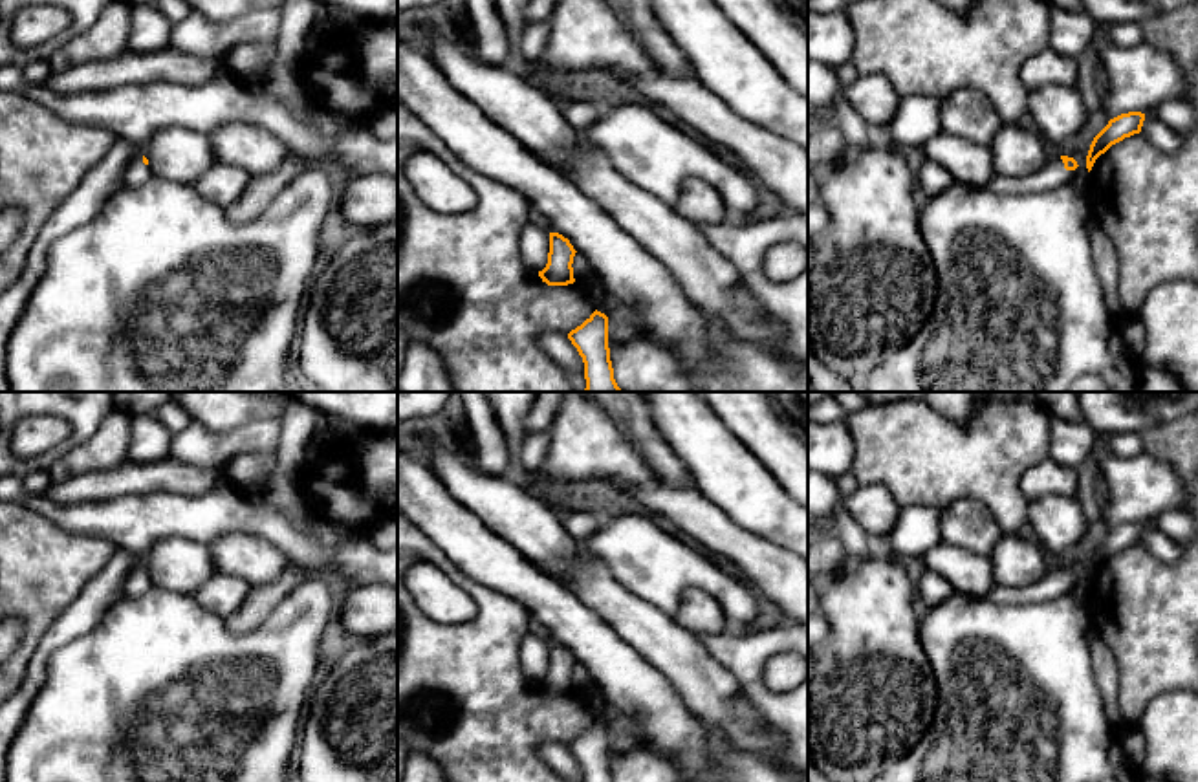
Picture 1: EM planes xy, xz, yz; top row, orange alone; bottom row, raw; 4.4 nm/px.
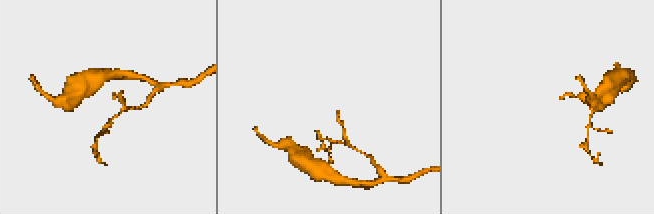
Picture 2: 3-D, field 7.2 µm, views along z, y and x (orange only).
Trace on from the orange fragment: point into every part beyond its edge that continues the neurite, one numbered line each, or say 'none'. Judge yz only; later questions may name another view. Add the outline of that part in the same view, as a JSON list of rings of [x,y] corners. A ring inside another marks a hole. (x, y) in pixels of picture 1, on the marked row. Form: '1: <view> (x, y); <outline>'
1: yz (1052, 174); [[[1057,154],[1035,174],[1022,178],[997,176],[986,185],[986,189],[1000,194],[1042,192],[1070,183],[1072,176],[1073,170],[1066,170],[1061,156]]]

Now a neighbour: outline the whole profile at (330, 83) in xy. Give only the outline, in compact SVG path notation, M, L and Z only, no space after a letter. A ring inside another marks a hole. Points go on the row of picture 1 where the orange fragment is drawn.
M339 35L319 51L308 49L300 88L304 95L286 103L251 88L247 77L220 70L192 84L150 82L75 93L27 84L22 93L35 108L64 121L103 126L139 148L165 128L211 134L245 123L282 139L306 167L335 161L348 168L348 178L379 172L398 179L398 134L383 141L368 126L381 114L398 115L398 81L365 79ZM324 112L344 125L339 136L319 128Z

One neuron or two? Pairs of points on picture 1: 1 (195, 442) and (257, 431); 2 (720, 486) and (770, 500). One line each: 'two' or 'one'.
1: one
2: one

